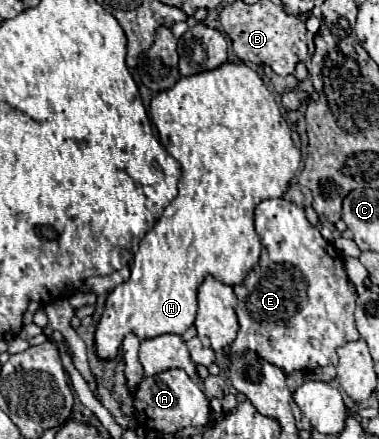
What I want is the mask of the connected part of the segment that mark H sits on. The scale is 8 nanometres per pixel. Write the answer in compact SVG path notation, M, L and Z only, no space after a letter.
M225 63L225 65L221 65L221 67L217 67L213 71L197 73L197 75L191 75L191 77L181 77L171 89L165 89L157 97L153 97L153 101L151 101L151 121L153 121L153 125L155 125L155 129L159 133L159 141L163 143L163 147L181 165L179 193L167 205L167 209L163 211L163 215L159 217L155 227L143 237L143 241L139 245L139 251L135 253L135 259L133 259L133 269L131 269L129 281L125 281L119 287L115 287L113 293L109 293L109 297L105 301L105 311L103 311L103 315L101 315L99 323L97 323L97 329L95 329L95 355L99 359L103 359L103 361L111 361L111 359L119 357L119 347L121 347L121 343L123 343L127 333L135 333L141 341L157 337L157 335L165 335L165 333L177 333L177 335L185 333L195 323L195 315L197 315L197 289L199 289L199 285L203 283L203 279L207 275L213 275L215 279L219 279L221 283L227 283L231 287L241 283L247 277L247 273L255 267L255 263L259 261L259 253L261 253L261 241L259 241L259 235L255 233L255 227L253 227L253 209L255 209L257 203L261 203L265 199L283 197L283 193L289 187L289 181L295 177L295 173L299 169L299 163L301 163L301 141L299 141L299 135L283 119L283 115L281 115L273 95L267 91L267 87L261 81L261 77L253 69L249 69L245 63Z

